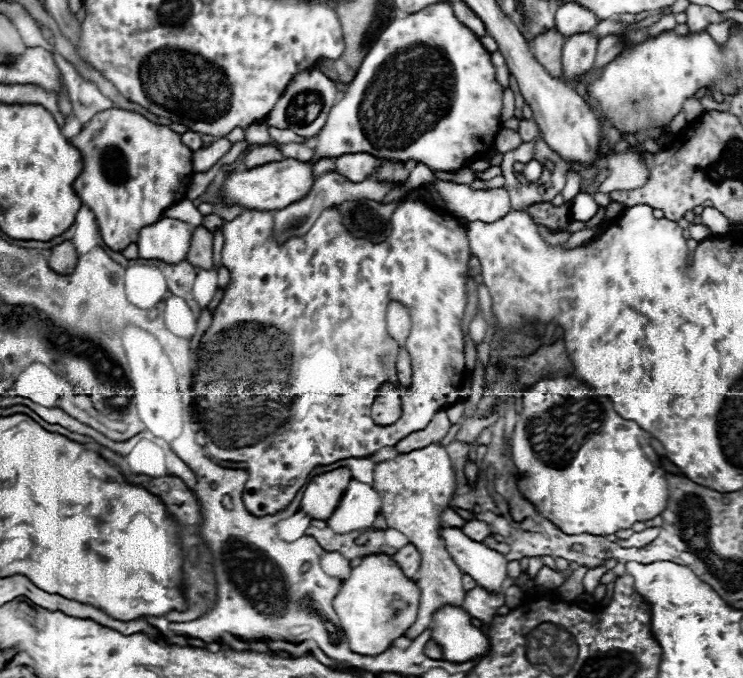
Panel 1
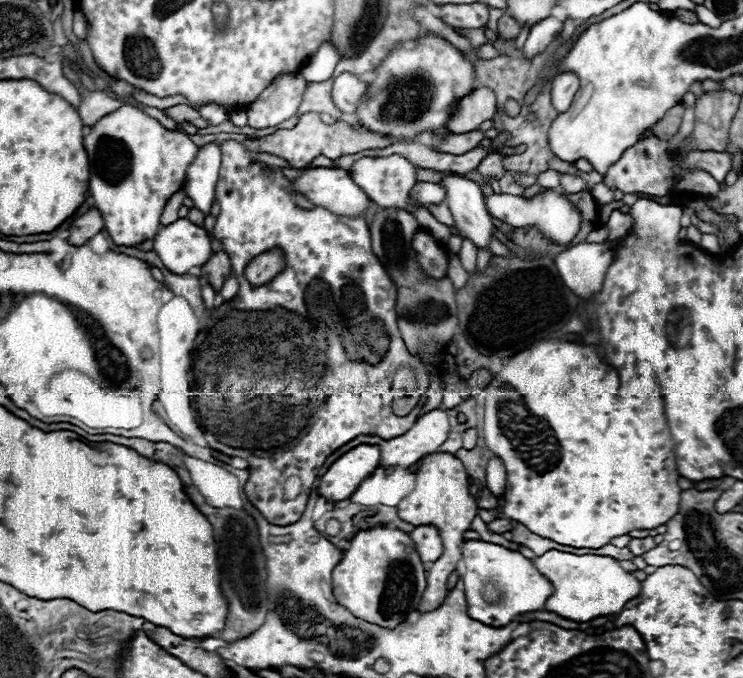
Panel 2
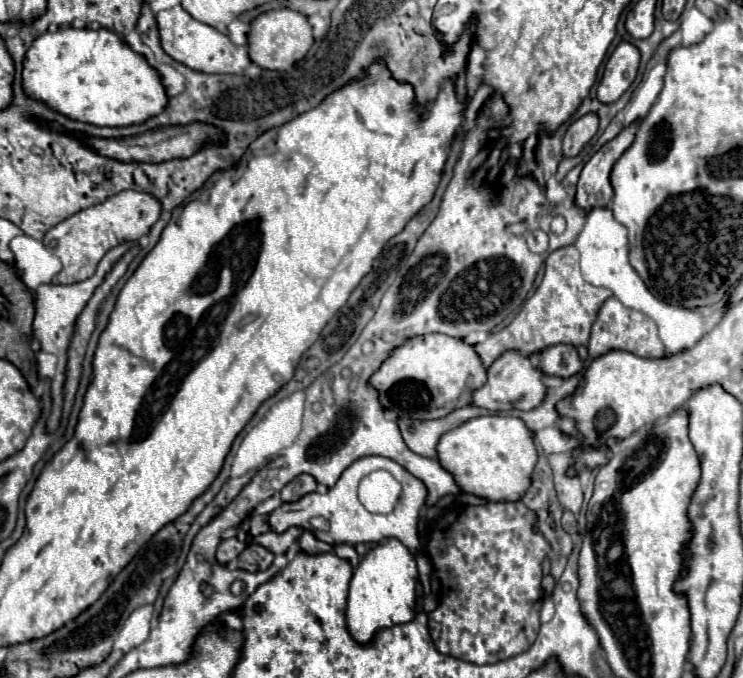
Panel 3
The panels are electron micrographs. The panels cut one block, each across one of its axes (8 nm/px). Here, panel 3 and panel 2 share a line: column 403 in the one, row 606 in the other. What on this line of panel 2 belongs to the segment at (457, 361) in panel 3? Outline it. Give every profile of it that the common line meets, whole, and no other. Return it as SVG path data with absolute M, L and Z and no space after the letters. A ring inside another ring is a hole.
M388 526L360 530L332 570L332 590L338 602L354 616L386 628L398 626L412 610L416 610L424 588L426 568L410 534Z

